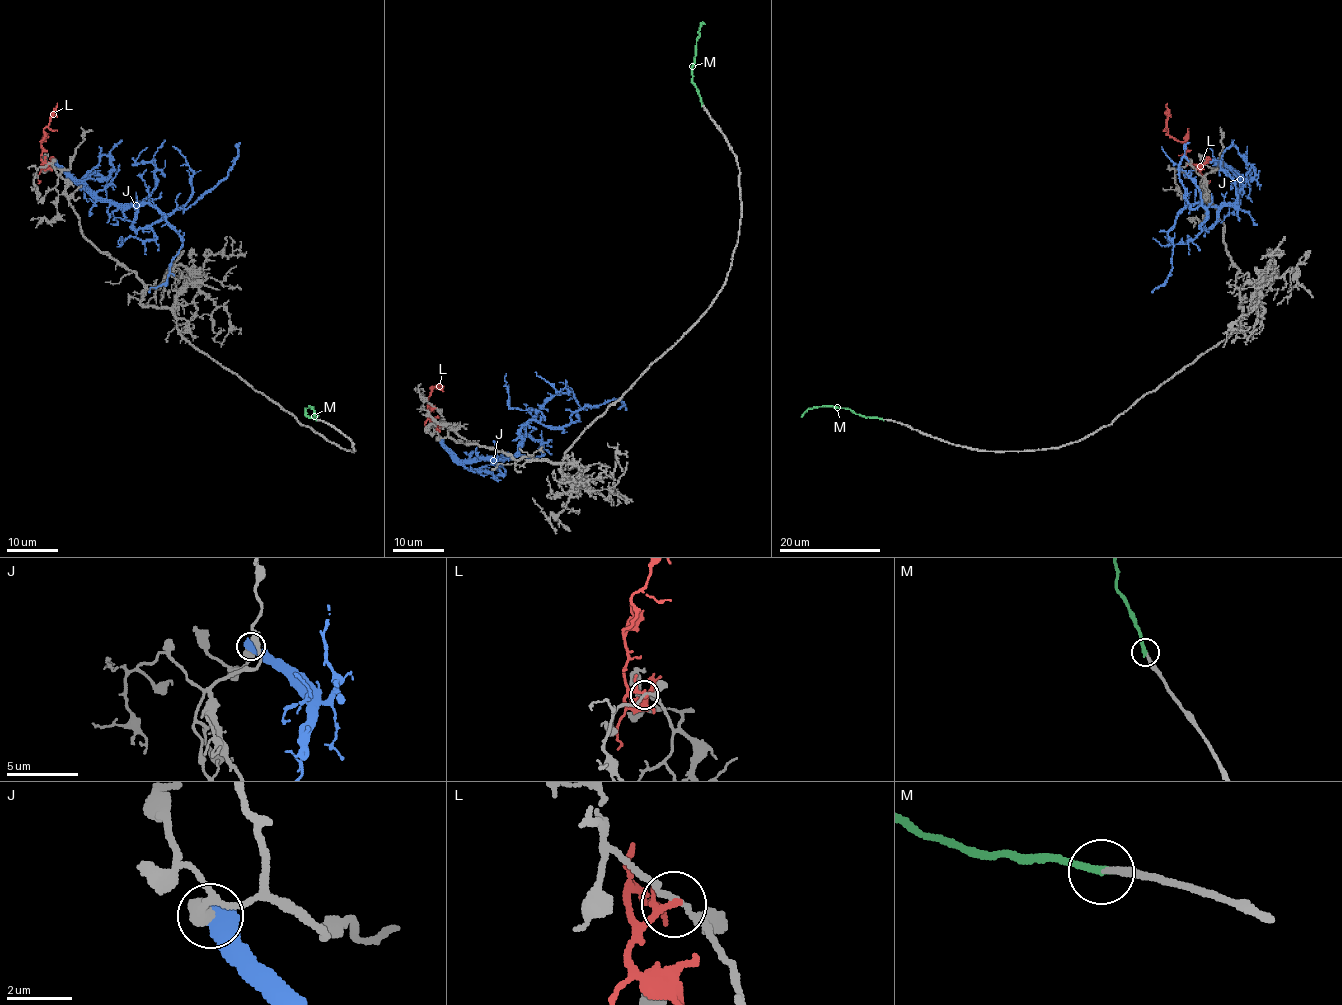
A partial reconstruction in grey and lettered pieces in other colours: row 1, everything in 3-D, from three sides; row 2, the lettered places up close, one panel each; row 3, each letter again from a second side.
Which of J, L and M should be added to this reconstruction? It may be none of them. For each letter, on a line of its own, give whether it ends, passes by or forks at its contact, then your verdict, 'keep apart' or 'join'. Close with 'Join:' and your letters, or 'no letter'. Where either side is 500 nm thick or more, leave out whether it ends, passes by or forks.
J: keep apart
L: it passes by | keep apart
M: it ends | join
Join: M

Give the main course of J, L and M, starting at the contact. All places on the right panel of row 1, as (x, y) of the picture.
J: (1219, 161), (1239, 179), (1239, 201), (1201, 229), (1205, 210), (1191, 207), (1179, 178), (1189, 142)
L: (1187, 164), (1189, 160), (1183, 143), (1170, 136), (1167, 103)
M: (883, 419), (863, 417), (849, 409), (817, 406), (810, 408), (801, 417)

